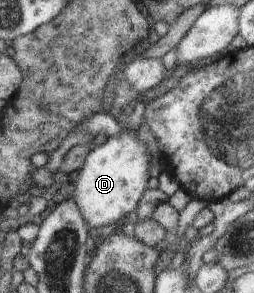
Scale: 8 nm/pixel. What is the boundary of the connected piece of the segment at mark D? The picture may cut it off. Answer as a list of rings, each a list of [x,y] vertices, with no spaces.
[[[124,129],[118,136],[109,138],[104,144],[94,146],[86,155],[83,167],[73,177],[76,182],[74,200],[88,226],[108,226],[118,223],[124,216],[130,217],[130,212],[140,204],[138,200],[146,192],[146,184],[150,178],[150,152],[142,140],[138,140],[136,130]]]

